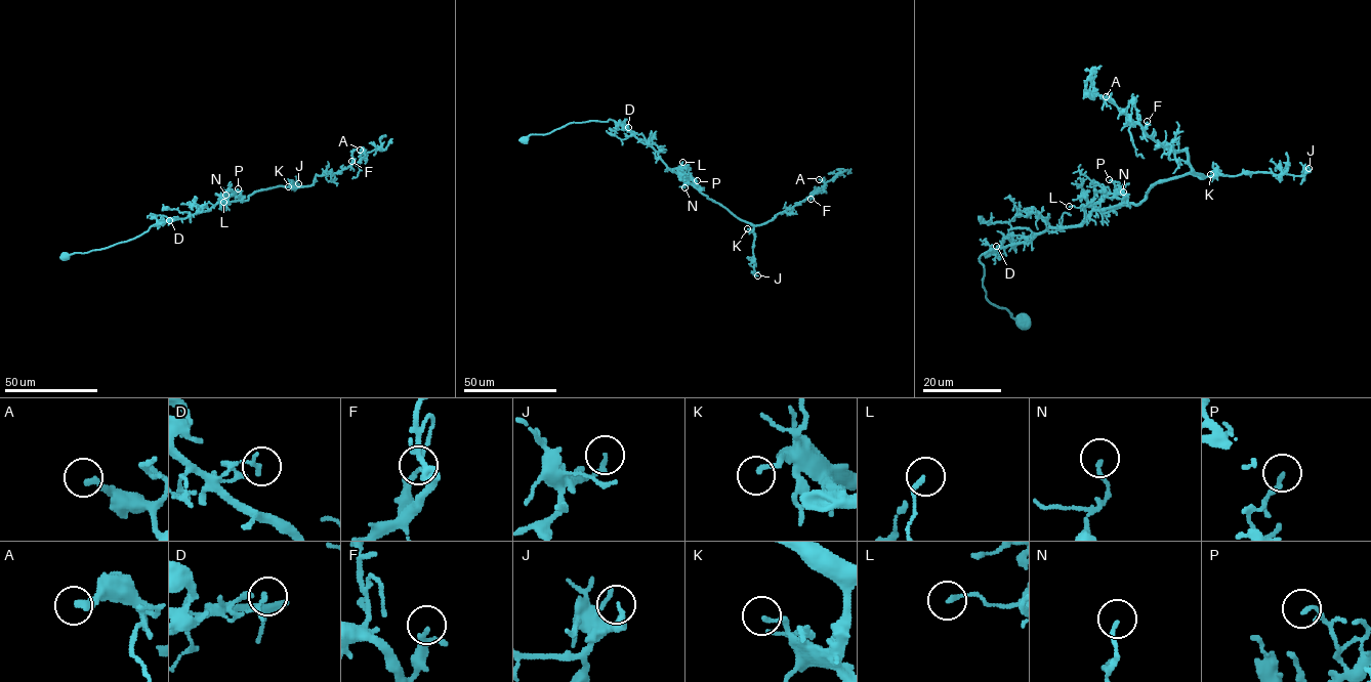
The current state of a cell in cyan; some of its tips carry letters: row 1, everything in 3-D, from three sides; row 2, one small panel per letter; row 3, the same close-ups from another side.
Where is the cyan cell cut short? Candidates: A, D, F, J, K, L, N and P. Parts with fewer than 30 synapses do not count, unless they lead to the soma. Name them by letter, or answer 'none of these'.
none of these

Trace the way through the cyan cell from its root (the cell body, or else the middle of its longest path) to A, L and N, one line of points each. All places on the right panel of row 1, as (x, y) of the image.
A: (1022, 321), (986, 298), (982, 255), (1137, 204), (1157, 182), (1203, 176), (1106, 96)
L: (1022, 321), (986, 298), (984, 265), (979, 258), (1029, 242), (1049, 228), (1080, 226), (1092, 206), (1069, 206)
N: (1022, 321), (986, 298), (979, 258), (1029, 242), (1049, 228), (1080, 226), (1094, 208), (1113, 210), (1123, 192)

